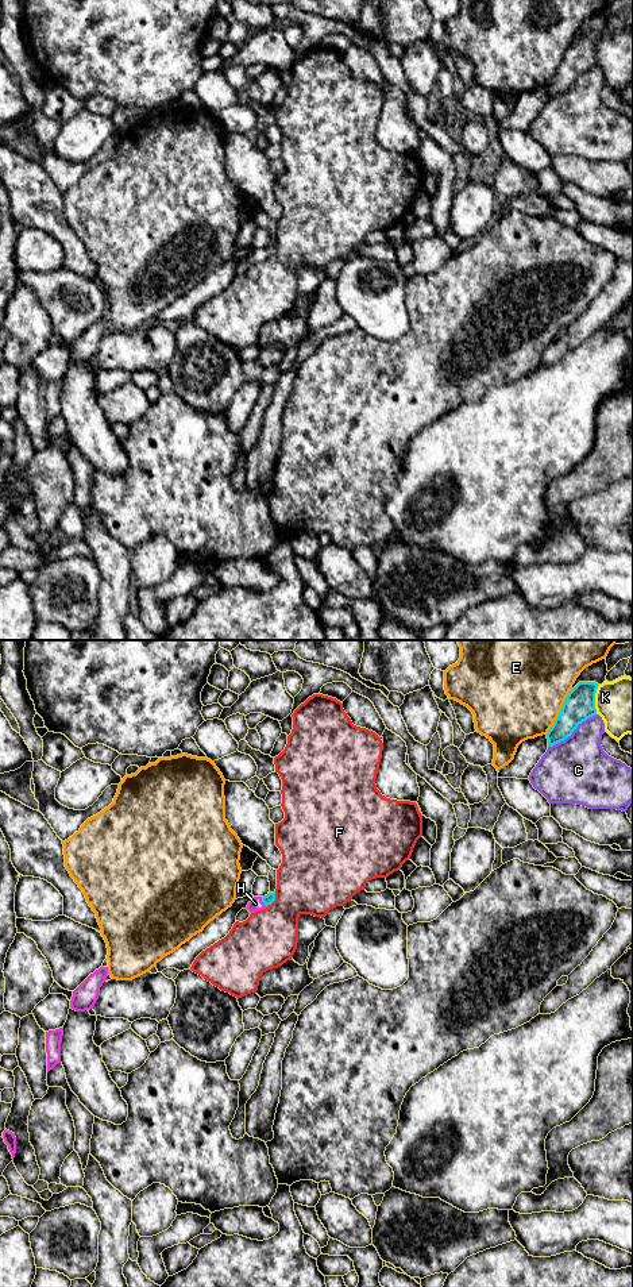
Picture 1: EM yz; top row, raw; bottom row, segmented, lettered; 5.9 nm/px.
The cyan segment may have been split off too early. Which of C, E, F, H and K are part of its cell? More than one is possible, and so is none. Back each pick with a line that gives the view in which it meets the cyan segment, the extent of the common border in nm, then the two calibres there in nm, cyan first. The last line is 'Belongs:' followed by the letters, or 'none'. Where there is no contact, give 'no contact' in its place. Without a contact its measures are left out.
H: contact in yz; length 70 nm; calibres 70 and 80 nm
Belongs: H

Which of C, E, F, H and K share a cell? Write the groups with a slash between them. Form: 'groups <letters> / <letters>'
groups C / E / F / H / K

